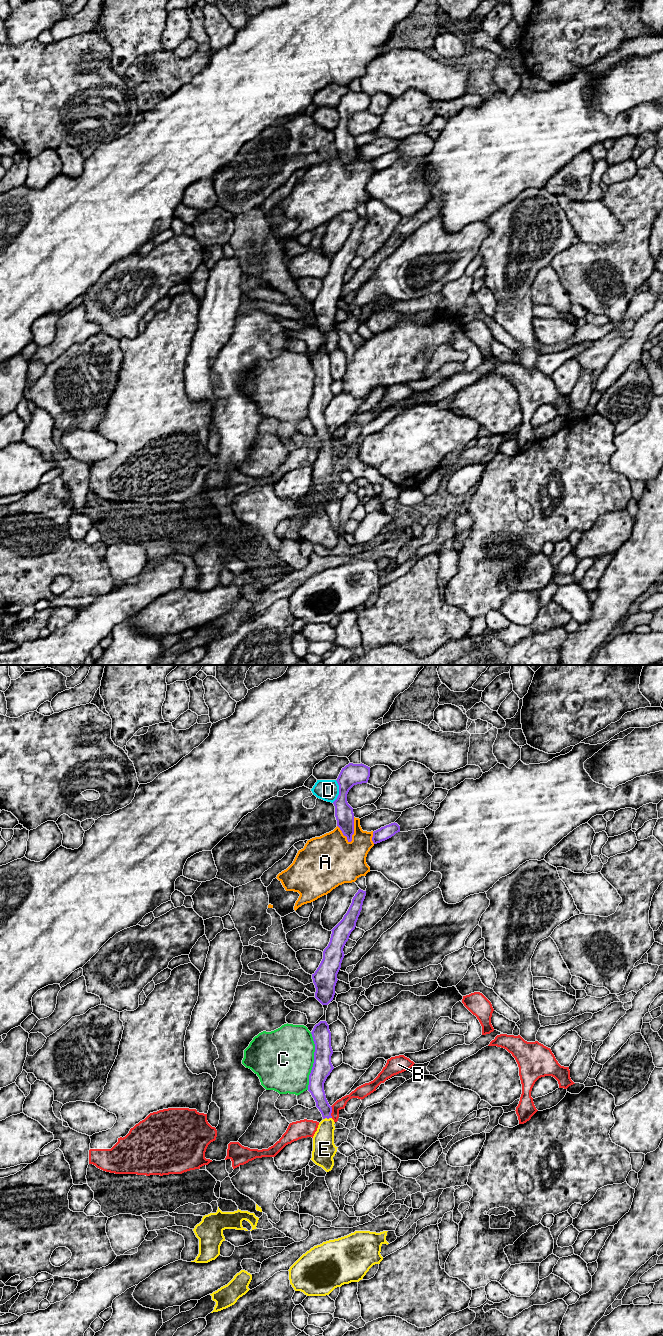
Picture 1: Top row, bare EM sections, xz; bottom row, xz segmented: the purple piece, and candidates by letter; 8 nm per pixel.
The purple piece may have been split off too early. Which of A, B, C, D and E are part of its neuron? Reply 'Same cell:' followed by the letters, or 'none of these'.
Same cell: E

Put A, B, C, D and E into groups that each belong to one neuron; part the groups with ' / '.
A / B / C / D / E

